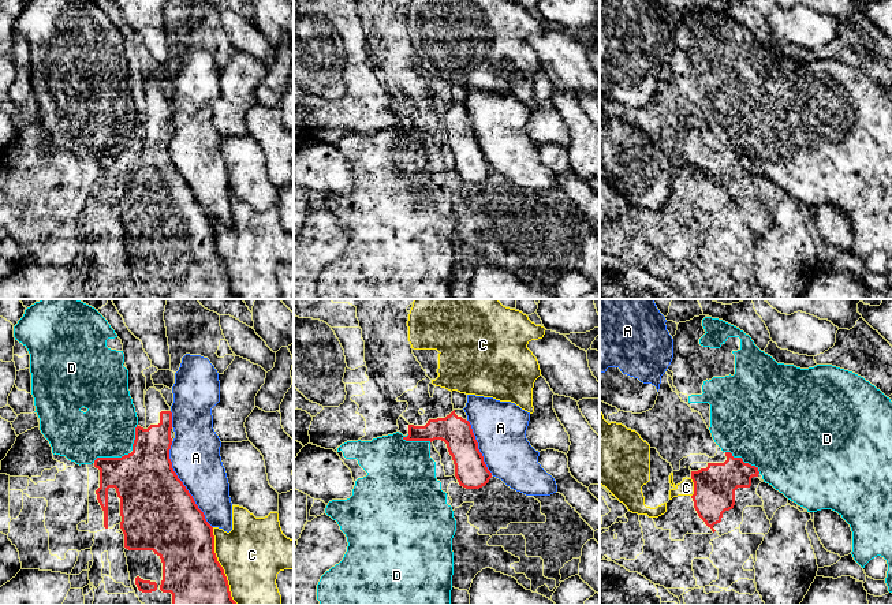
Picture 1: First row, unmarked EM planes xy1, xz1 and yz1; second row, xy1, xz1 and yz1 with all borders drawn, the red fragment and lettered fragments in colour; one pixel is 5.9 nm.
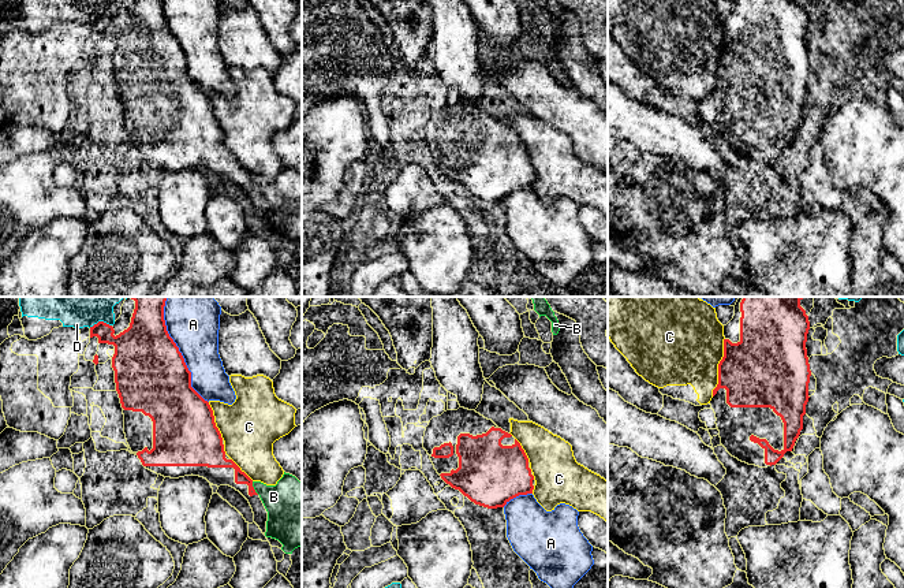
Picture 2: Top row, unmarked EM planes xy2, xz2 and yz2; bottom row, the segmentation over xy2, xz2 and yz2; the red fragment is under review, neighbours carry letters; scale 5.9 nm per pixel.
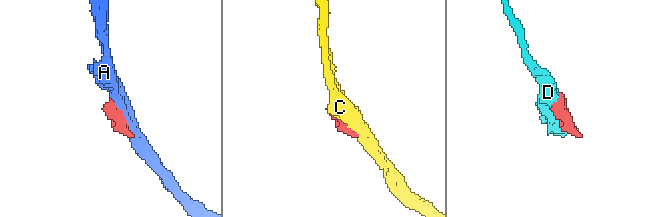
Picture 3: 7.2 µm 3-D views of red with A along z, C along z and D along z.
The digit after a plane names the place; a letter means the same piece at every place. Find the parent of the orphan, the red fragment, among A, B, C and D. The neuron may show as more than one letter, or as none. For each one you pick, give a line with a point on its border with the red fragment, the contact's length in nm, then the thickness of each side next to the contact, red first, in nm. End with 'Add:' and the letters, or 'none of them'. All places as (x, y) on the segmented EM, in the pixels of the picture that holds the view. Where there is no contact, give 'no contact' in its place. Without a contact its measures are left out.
Add: none of them

